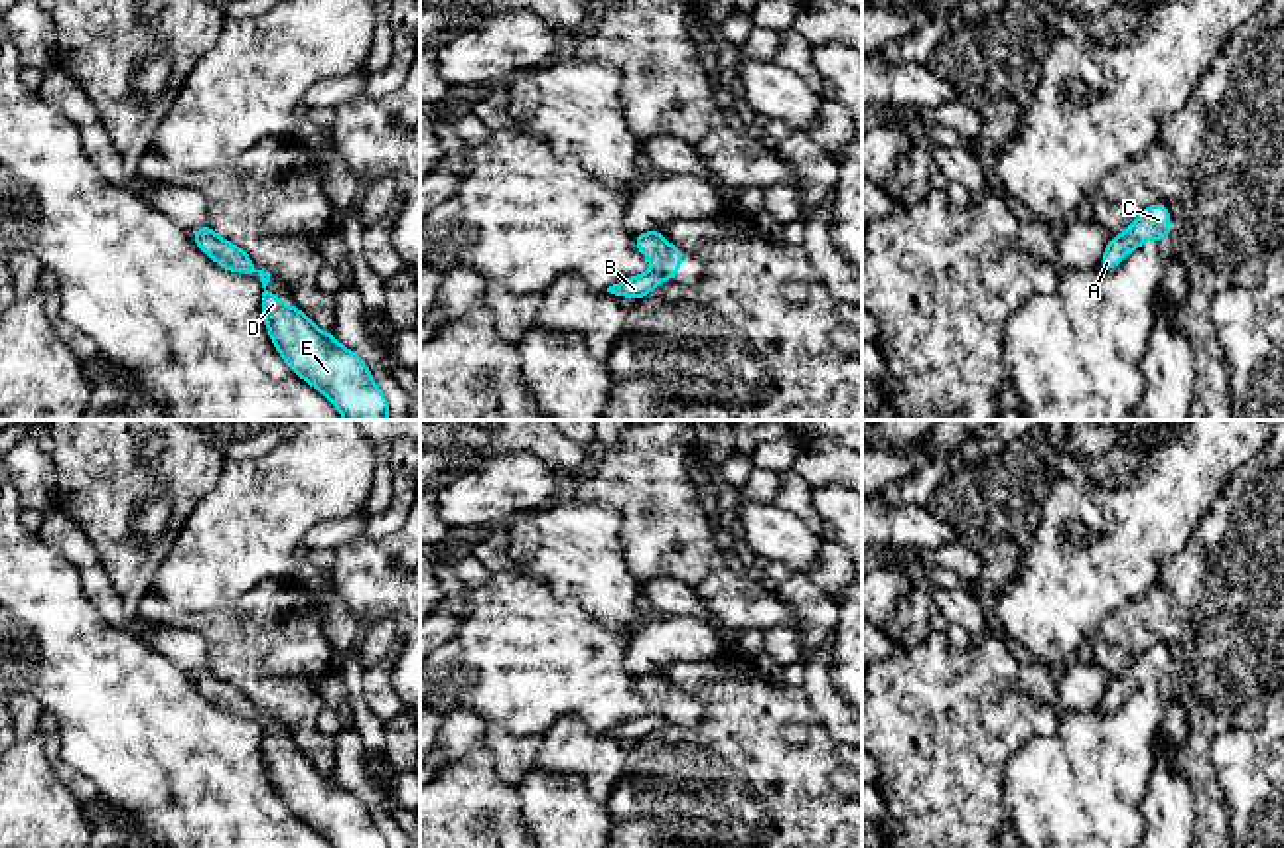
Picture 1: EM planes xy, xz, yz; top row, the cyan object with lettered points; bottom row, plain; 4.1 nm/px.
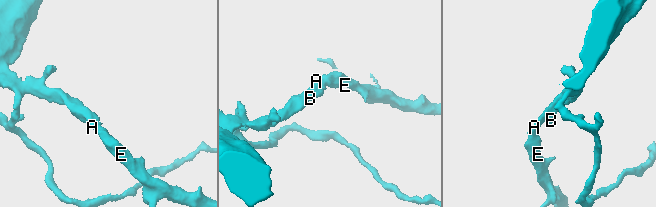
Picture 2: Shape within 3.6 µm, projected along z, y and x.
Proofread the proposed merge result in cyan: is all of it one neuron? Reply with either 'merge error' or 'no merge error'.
no merge error

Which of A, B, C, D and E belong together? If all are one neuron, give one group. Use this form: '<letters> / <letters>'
A B C D E

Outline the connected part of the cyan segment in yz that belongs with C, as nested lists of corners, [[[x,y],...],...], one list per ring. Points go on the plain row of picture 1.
[[[1154,645],[1144,651],[1122,676],[1112,678],[1099,704],[1101,712],[1116,710],[1134,690],[1146,680],[1164,682],[1170,678],[1170,653],[1164,645]]]

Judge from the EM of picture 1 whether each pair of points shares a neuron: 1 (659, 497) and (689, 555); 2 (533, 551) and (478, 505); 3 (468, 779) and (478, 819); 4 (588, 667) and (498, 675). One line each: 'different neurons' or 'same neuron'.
1: same neuron
2: different neurons
3: same neuron
4: same neuron

